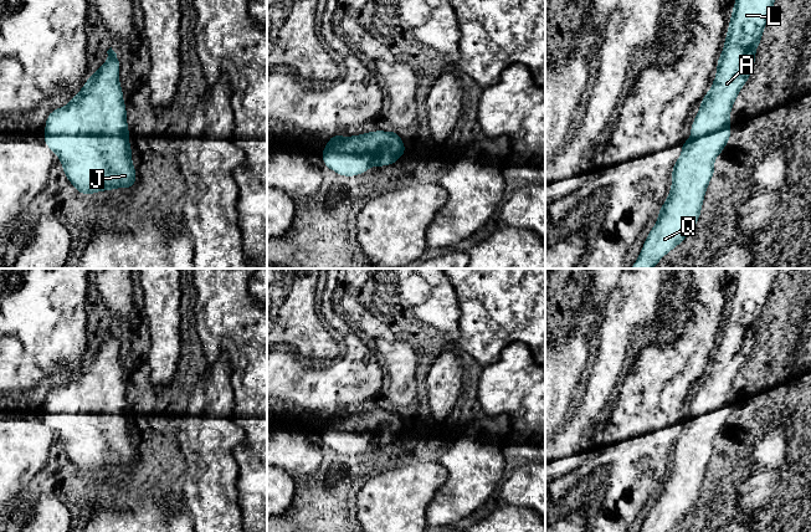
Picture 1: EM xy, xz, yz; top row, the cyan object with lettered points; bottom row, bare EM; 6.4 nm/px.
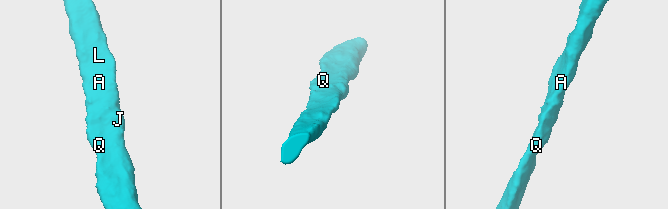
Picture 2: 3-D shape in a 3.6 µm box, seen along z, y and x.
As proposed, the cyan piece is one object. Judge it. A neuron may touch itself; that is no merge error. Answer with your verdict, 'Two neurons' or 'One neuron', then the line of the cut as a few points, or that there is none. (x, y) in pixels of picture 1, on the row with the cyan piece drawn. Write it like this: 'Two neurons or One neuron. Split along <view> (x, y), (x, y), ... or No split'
One neuron. No split

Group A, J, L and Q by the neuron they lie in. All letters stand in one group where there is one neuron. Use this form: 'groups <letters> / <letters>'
groups A J L Q

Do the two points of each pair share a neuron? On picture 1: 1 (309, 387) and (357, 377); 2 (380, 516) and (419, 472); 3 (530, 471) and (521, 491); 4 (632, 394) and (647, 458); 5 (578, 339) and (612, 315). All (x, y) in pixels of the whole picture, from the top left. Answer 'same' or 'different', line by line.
1: same
2: same
3: same
4: same
5: different

